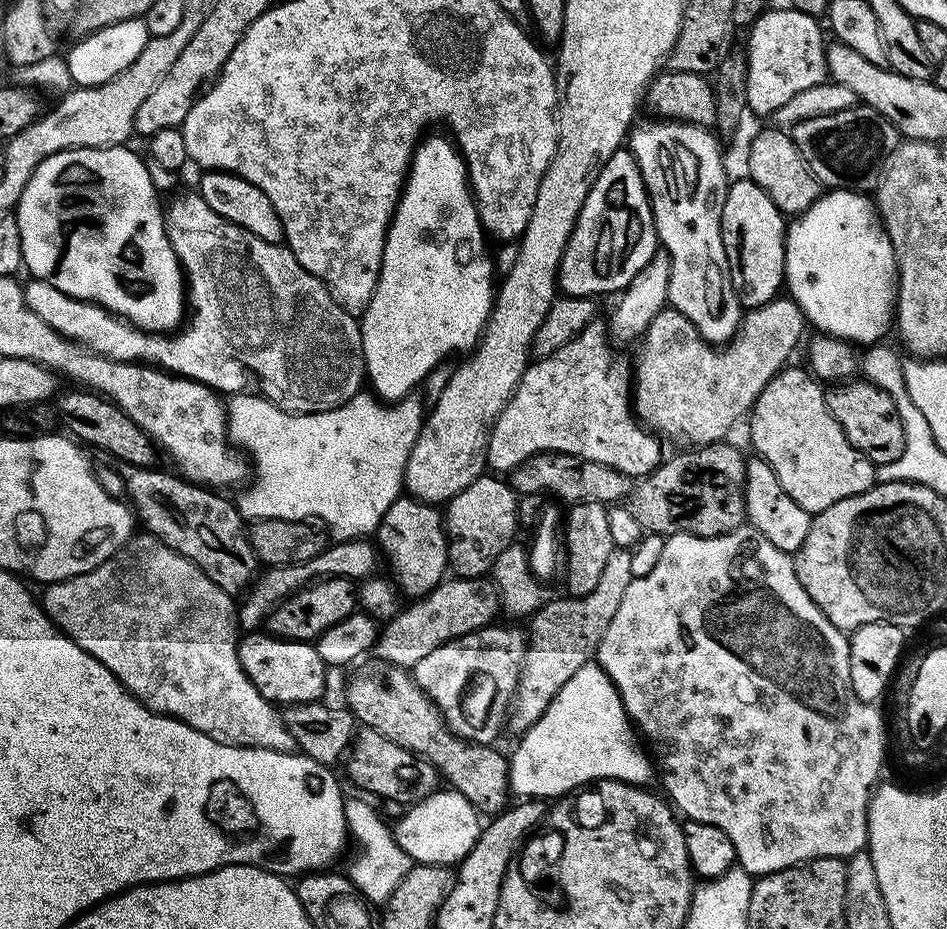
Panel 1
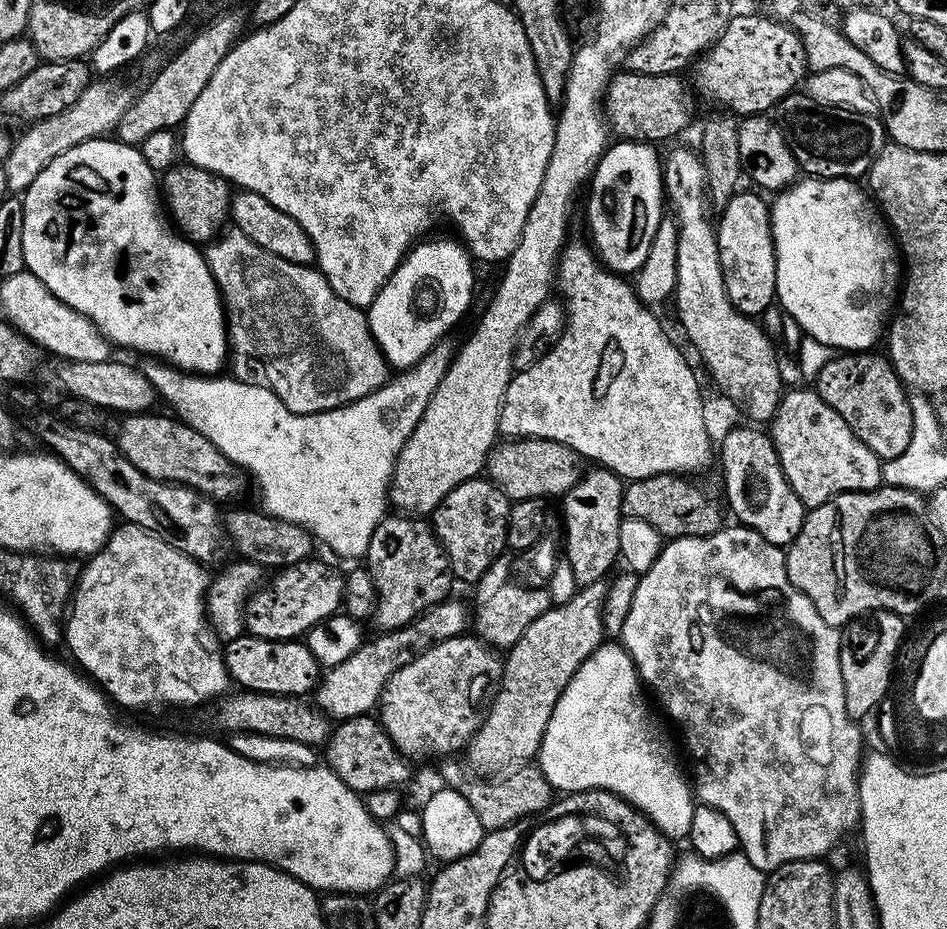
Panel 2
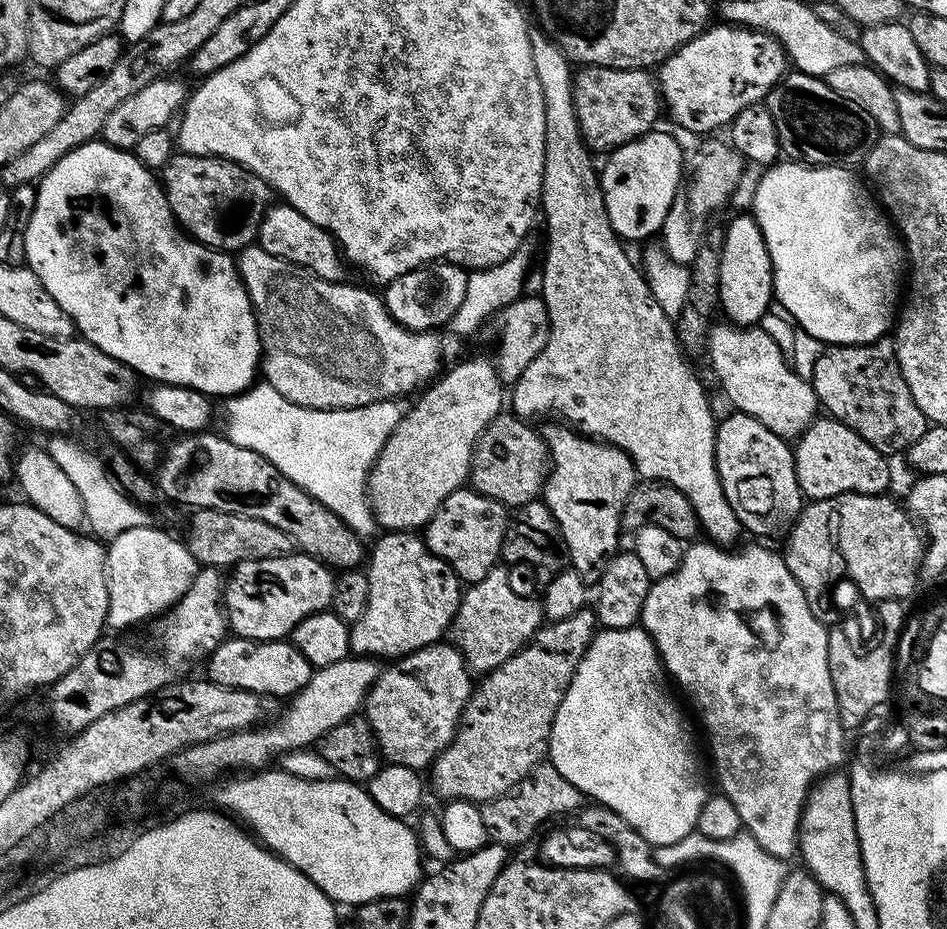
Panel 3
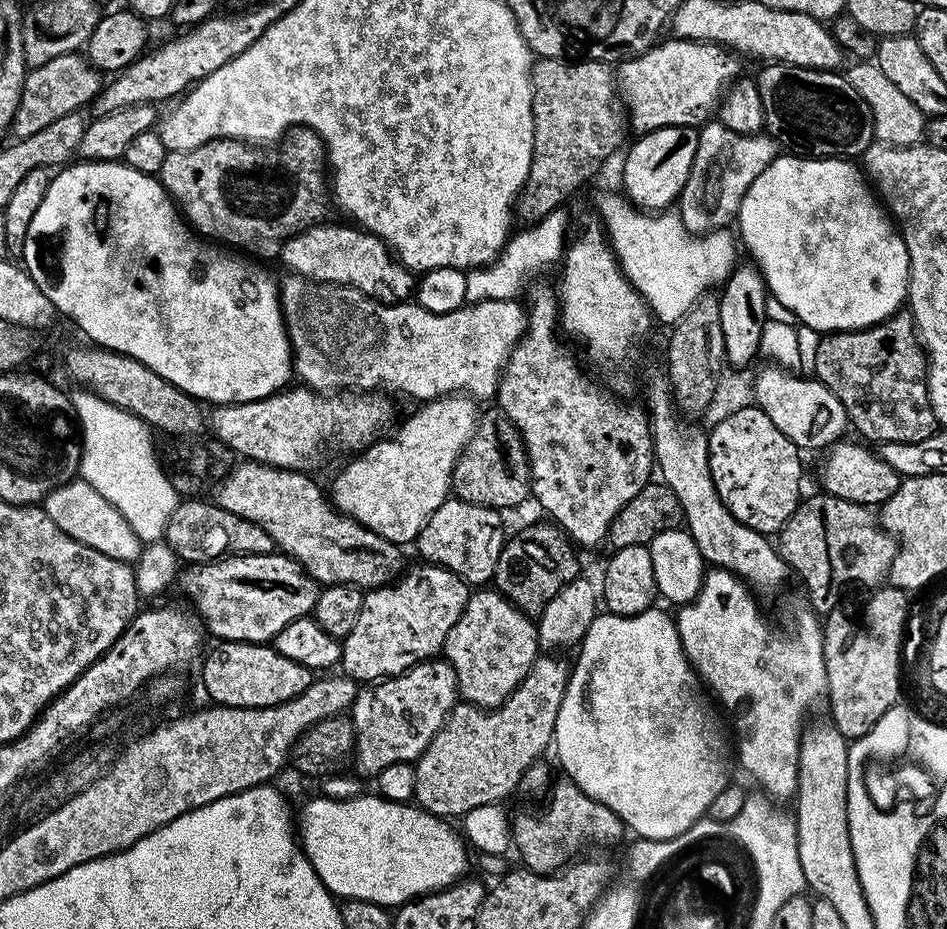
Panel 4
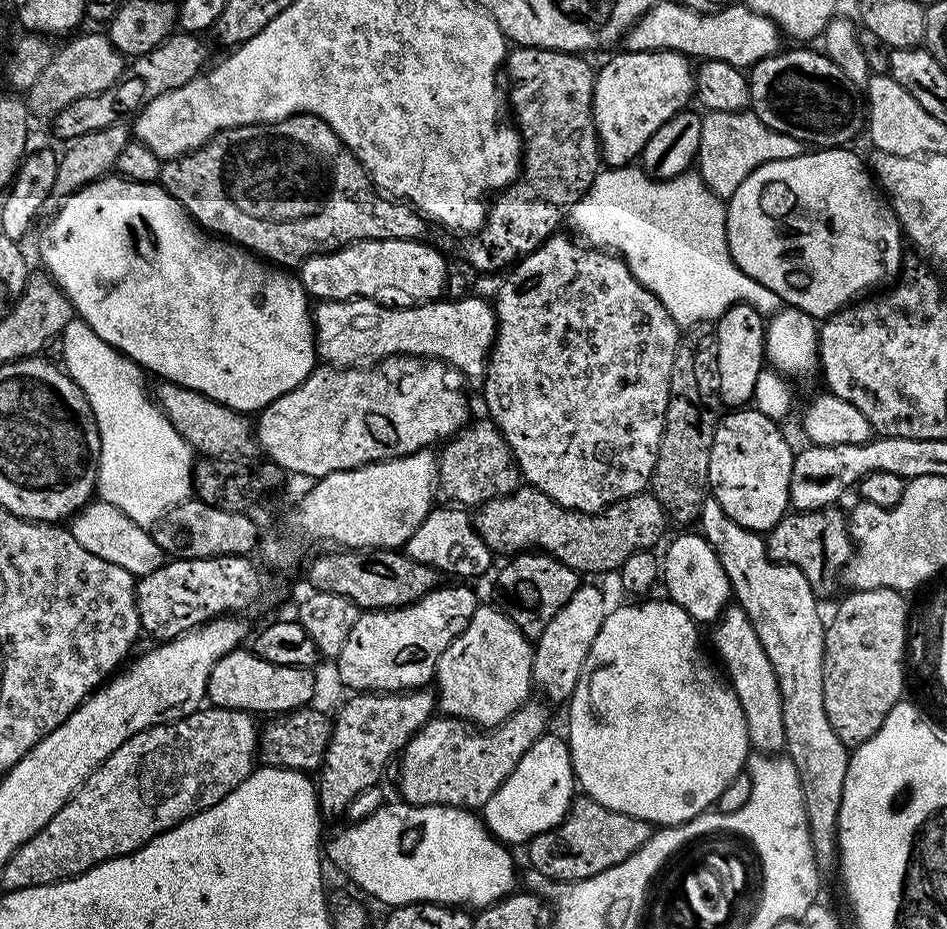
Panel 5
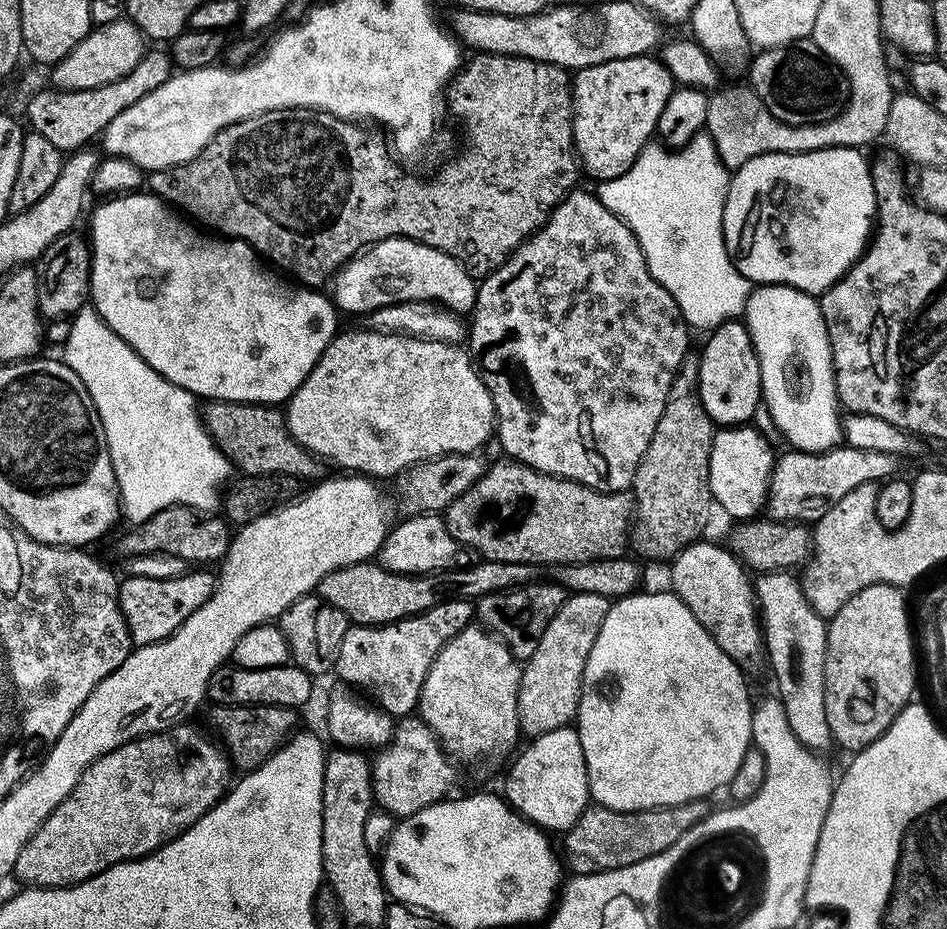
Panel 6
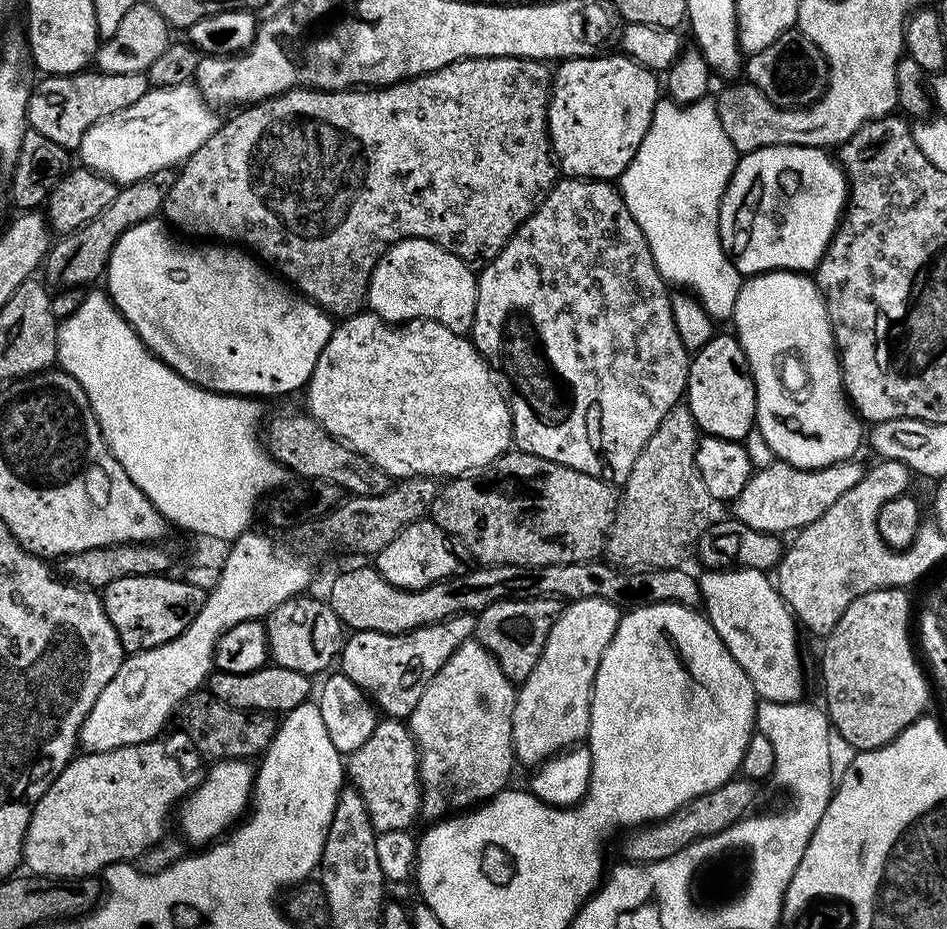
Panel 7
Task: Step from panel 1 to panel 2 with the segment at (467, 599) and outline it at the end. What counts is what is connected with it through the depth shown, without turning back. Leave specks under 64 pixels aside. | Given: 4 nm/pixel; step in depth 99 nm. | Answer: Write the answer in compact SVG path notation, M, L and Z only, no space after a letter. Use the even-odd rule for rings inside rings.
M449 598L441 604L435 604L430 610L421 612L415 620L393 632L381 631L380 636L361 644L346 662L338 662L338 666L327 669L320 677L320 683L314 689L314 703L329 718L339 722L355 716L367 716L380 703L380 695L384 692L386 682L406 666L406 662L414 662L429 648L446 638L465 635L470 624L470 608L460 600Z

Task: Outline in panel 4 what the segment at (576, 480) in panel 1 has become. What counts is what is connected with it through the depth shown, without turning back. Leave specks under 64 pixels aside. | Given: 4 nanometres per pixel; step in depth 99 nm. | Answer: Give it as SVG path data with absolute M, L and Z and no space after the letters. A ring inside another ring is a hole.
M492 406L489 412L481 411L476 429L472 431L472 437L466 442L452 471L451 495L474 506L505 510L516 508L524 499L529 499L531 491L532 475L524 437L499 407Z

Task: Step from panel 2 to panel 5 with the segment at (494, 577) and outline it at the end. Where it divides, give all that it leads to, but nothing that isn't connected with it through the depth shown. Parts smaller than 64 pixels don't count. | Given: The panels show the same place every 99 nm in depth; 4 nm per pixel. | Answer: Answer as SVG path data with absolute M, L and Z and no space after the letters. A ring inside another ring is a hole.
M477 606L470 626L446 646L436 667L434 691L439 711L484 730L495 728L533 695L533 651L533 641L527 640L504 612L495 606Z

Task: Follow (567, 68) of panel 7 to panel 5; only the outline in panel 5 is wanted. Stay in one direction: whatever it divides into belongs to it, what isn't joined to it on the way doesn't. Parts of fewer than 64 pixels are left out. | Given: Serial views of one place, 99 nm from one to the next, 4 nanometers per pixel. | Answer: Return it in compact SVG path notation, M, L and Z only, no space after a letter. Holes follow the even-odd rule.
M620 50L596 72L594 94L592 95L592 121L596 123L596 138L600 141L600 154L608 168L622 168L643 153L646 142L662 125L670 122L679 112L689 107L688 99L694 96L696 78L694 64L681 52L630 52Z

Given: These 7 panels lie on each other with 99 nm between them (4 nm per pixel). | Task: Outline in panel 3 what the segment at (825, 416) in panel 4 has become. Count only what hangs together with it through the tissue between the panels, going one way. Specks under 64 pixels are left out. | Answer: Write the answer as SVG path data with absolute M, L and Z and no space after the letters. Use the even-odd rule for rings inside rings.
M731 322L713 323L708 335L706 357L712 363L712 372L724 392L732 402L731 407L738 412L750 414L750 418L758 418L766 430L778 434L789 442L795 441L812 427L818 416L818 401L811 383L795 372L778 348L774 339L763 332L759 326L737 326Z

